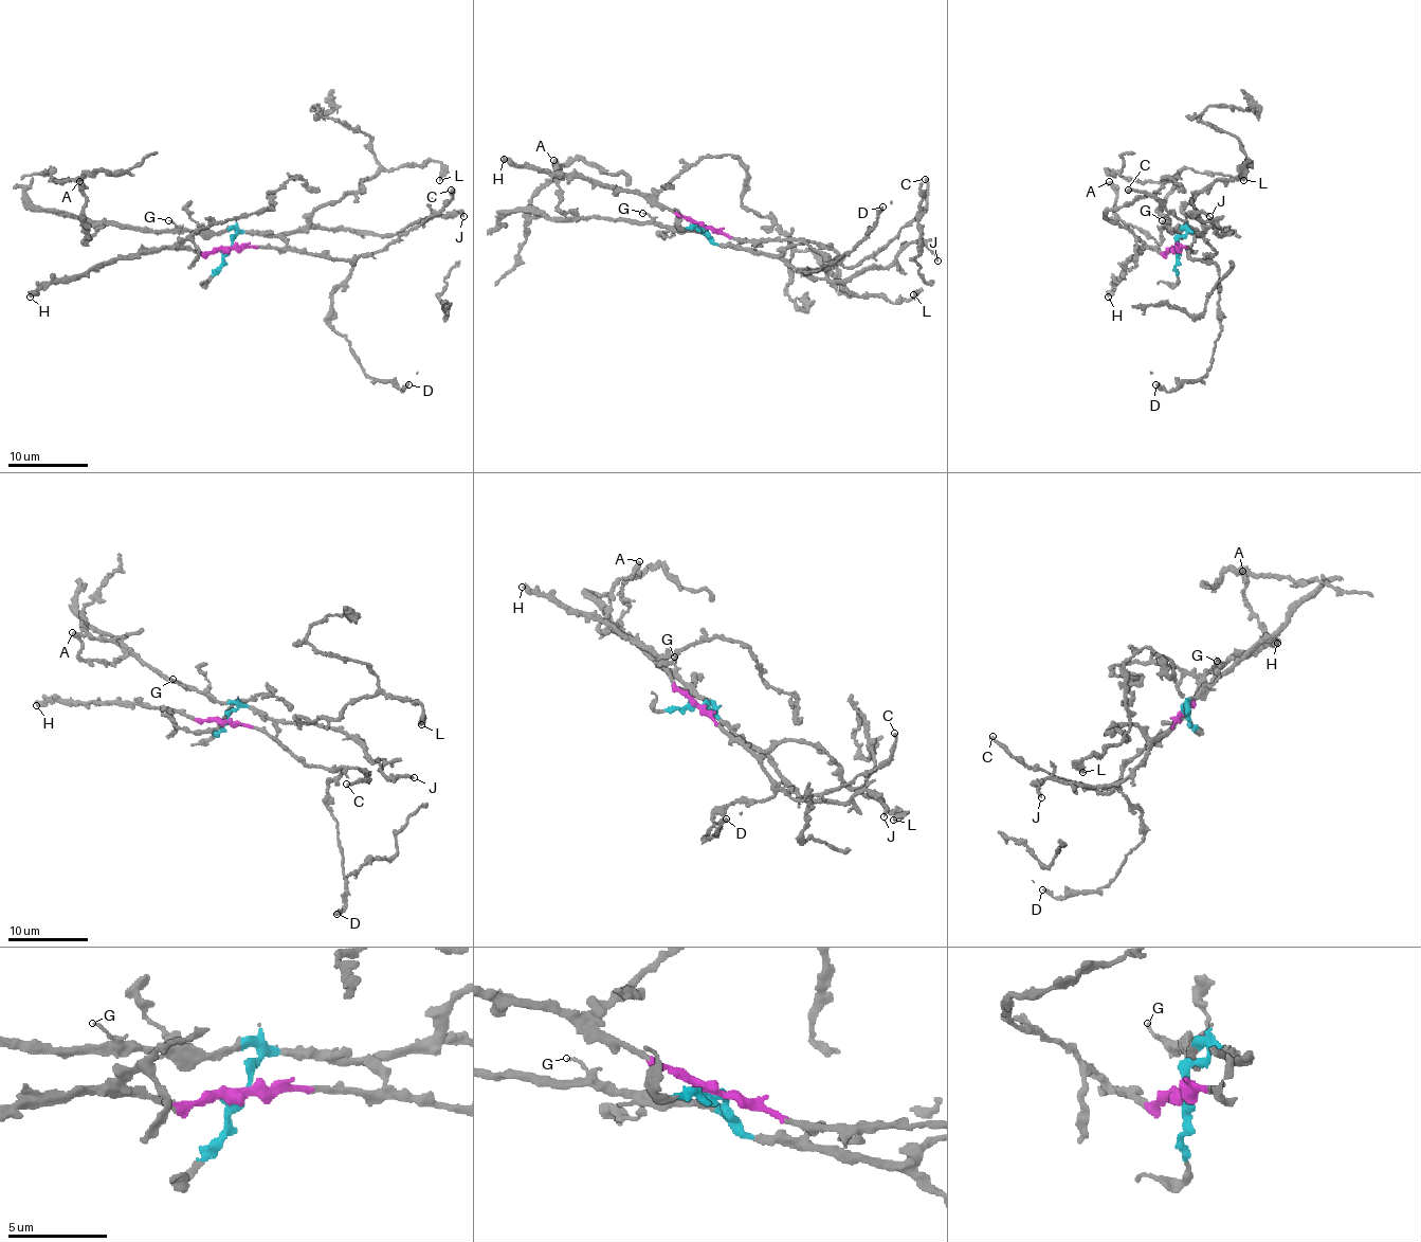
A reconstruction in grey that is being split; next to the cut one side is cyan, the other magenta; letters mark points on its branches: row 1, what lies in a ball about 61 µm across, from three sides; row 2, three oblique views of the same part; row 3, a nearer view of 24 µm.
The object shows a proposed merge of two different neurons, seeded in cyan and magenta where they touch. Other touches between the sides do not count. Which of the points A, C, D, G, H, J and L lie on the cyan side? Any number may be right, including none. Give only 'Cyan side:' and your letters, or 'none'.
Cyan side: A, G, J, L

